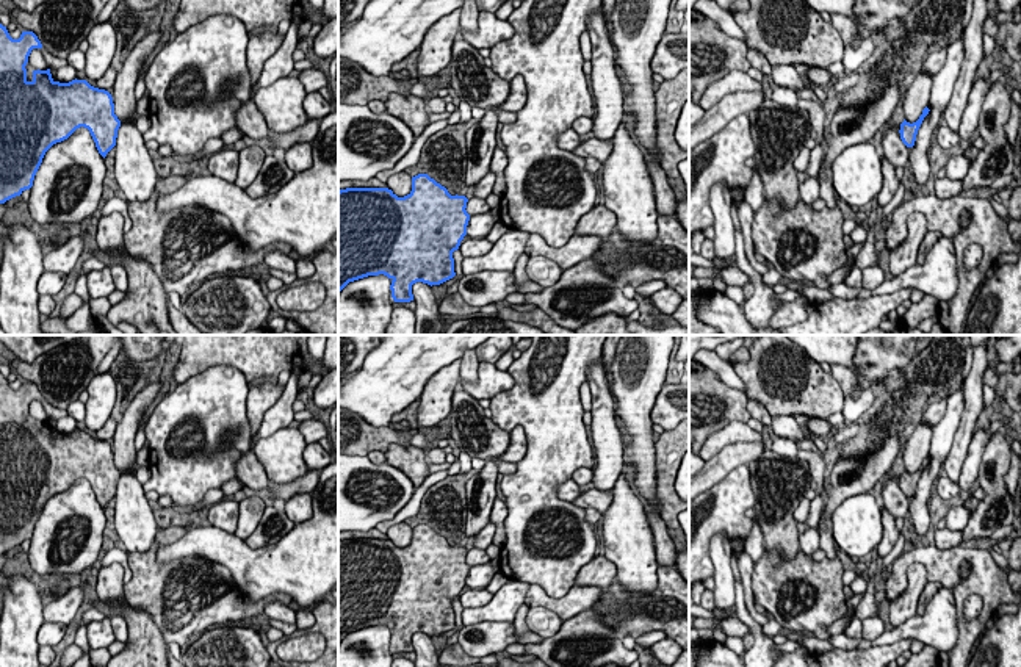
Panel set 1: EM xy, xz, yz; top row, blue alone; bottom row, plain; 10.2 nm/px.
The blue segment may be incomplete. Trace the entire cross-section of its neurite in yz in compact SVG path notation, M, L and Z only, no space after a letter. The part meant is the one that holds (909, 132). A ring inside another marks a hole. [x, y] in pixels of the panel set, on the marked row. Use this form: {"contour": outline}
{"contour": "M918 72L904 99L904 122L900 124L900 139L907 147L913 147L918 130L929 114L929 96L933 77Z"}

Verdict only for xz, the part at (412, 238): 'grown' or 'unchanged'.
grown

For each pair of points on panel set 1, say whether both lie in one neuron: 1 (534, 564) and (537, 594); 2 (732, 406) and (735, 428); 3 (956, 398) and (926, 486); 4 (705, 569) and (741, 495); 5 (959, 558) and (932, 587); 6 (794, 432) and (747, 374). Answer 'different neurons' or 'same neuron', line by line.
1: different neurons
2: different neurons
3: same neuron
4: same neuron
5: different neurons
6: different neurons

